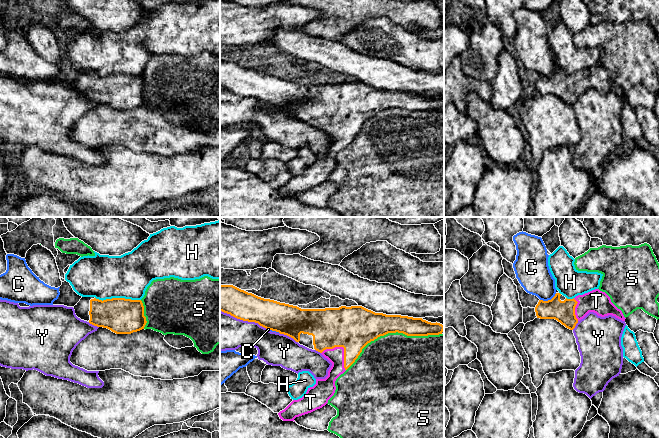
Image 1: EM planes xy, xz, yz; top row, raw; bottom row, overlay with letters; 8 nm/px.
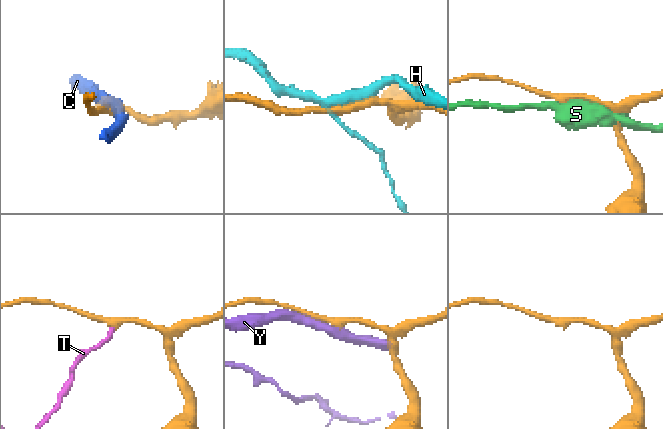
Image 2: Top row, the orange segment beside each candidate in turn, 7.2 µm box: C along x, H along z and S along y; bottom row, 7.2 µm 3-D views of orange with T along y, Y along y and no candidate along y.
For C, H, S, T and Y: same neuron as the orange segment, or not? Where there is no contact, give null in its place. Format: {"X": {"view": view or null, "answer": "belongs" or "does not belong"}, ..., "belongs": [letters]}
{"C": {"view": "yz", "answer": "does not belong"}, "H": {"view": "xy", "answer": "does not belong"}, "S": {"view": "xz", "answer": "does not belong"}, "T": {"view": "xz", "answer": "belongs"}, "Y": {"view": "xz", "answer": "does not belong"}, "belongs": ["T"]}

